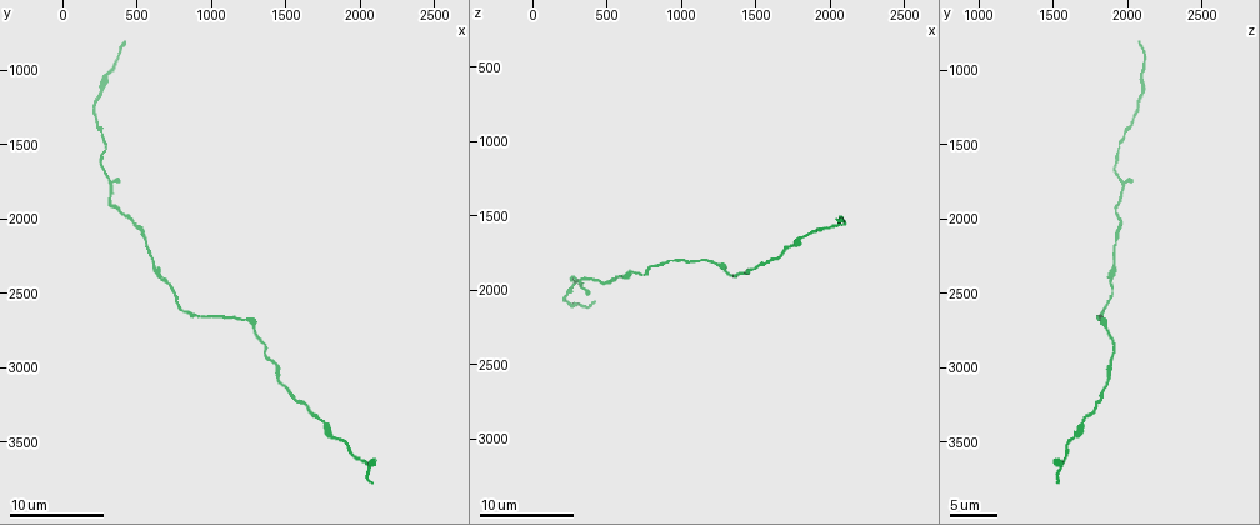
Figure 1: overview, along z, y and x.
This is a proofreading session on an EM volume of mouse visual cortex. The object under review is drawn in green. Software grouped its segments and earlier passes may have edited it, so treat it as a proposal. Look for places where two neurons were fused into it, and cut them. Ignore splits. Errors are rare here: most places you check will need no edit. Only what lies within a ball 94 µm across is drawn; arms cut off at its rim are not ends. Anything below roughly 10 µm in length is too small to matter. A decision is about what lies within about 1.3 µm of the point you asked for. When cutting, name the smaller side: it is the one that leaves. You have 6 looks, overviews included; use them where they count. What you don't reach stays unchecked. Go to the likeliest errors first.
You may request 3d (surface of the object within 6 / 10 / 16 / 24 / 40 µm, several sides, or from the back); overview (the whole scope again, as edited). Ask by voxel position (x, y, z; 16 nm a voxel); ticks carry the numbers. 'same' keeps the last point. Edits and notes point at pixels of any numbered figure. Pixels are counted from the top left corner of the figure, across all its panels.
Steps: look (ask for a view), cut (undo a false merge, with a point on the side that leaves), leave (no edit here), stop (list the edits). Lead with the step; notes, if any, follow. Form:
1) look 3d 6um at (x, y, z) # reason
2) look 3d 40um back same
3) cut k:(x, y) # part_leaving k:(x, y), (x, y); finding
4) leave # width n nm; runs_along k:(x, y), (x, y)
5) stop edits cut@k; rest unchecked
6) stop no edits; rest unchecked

look 3d 10um at (320, 1720, 1940) # three arms meet

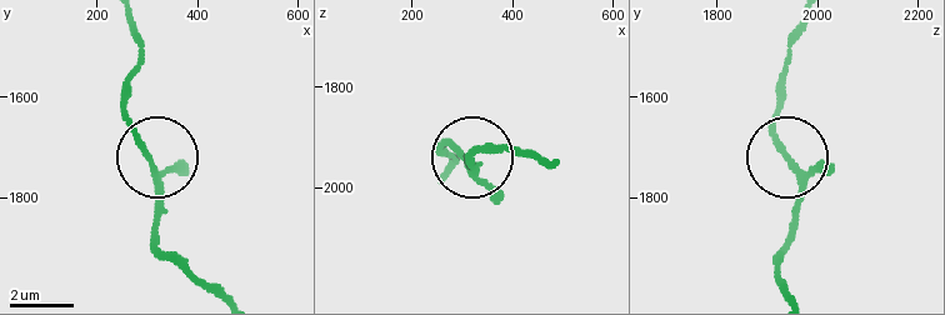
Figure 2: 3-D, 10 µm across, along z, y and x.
look 3d 10um back at (305, 1725, 1945)

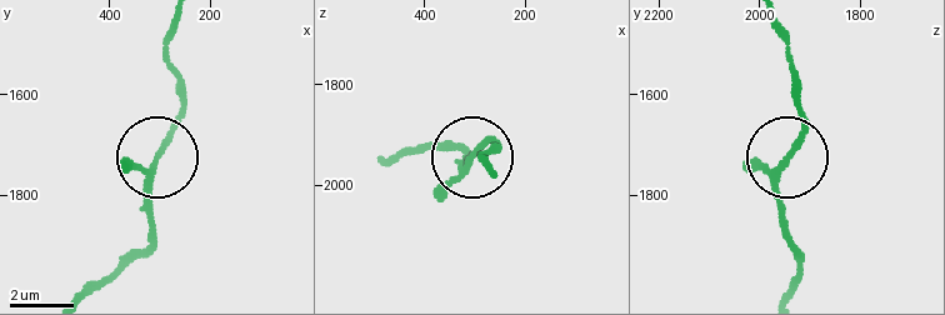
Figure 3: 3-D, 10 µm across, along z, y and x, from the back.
leave # runs_along 3:(794, 293), (801, 264), (778, 175), (801, 126), (801, 89); one neuron here

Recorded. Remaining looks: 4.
look 3d 10um at (1800, 3460, 1640) # sudden change in width

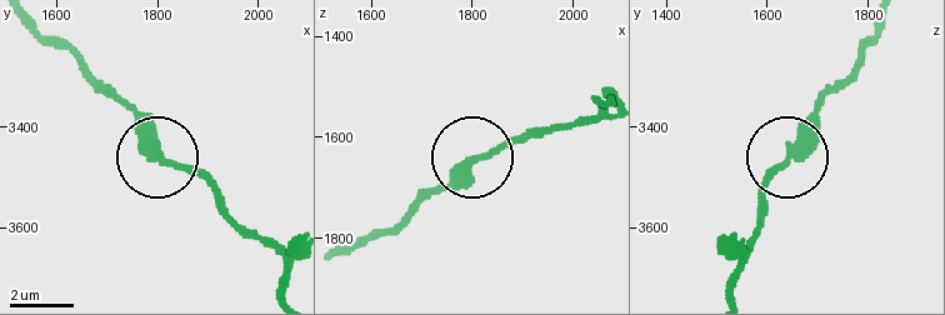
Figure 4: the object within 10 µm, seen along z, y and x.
leave # runs_along 4:(33, 26), (129, 106), (145, 146), (223, 200); one neuron here

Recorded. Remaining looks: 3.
look 3d 16um at (480, 2040, 1960) # thick turns thin

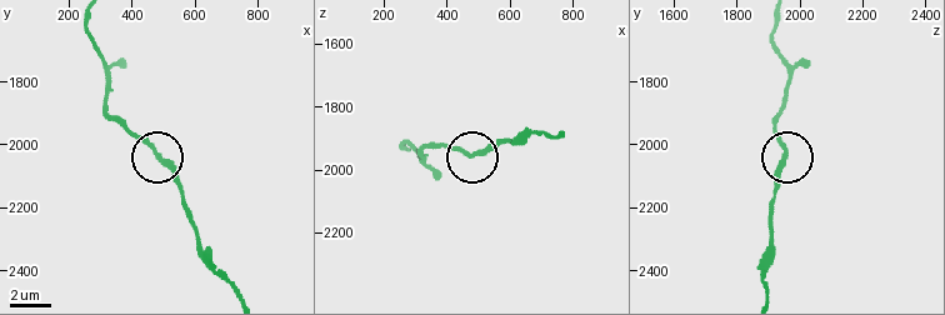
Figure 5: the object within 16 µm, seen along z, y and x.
look 3d 16um back at (480, 2030, 1950) # from behind

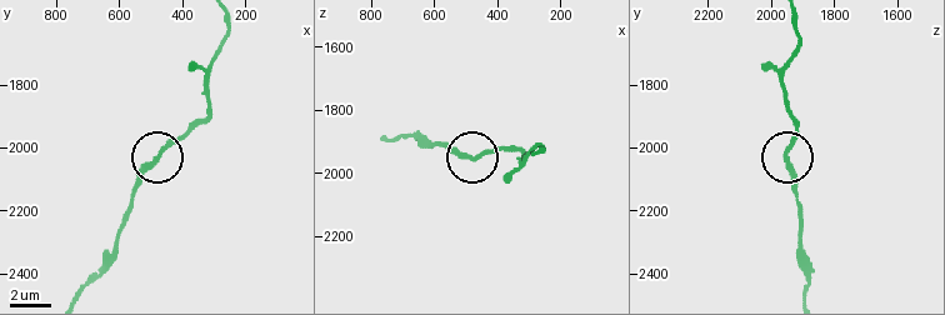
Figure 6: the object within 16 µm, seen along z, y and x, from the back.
leave # runs_along 6:(76, 294), (115, 244), (141, 173), (195, 119); one neuron here

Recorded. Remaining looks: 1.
stop no edits; rest unchecked

